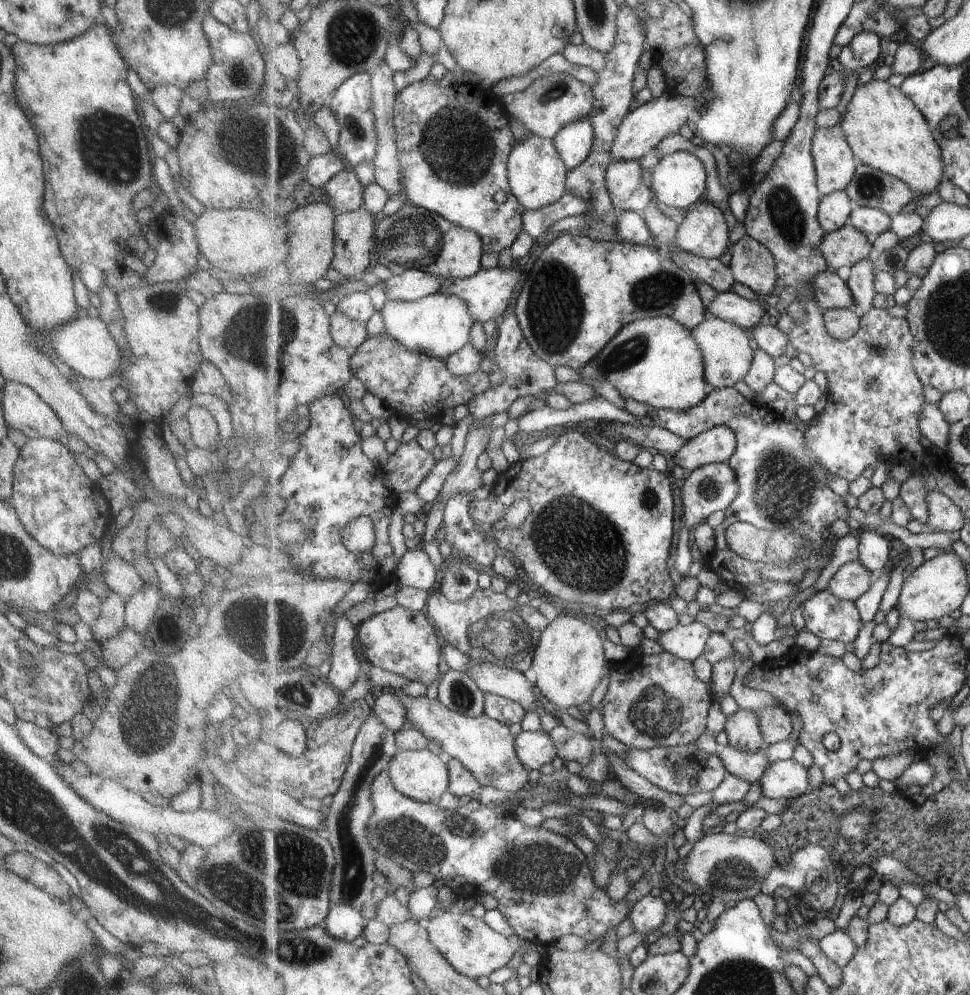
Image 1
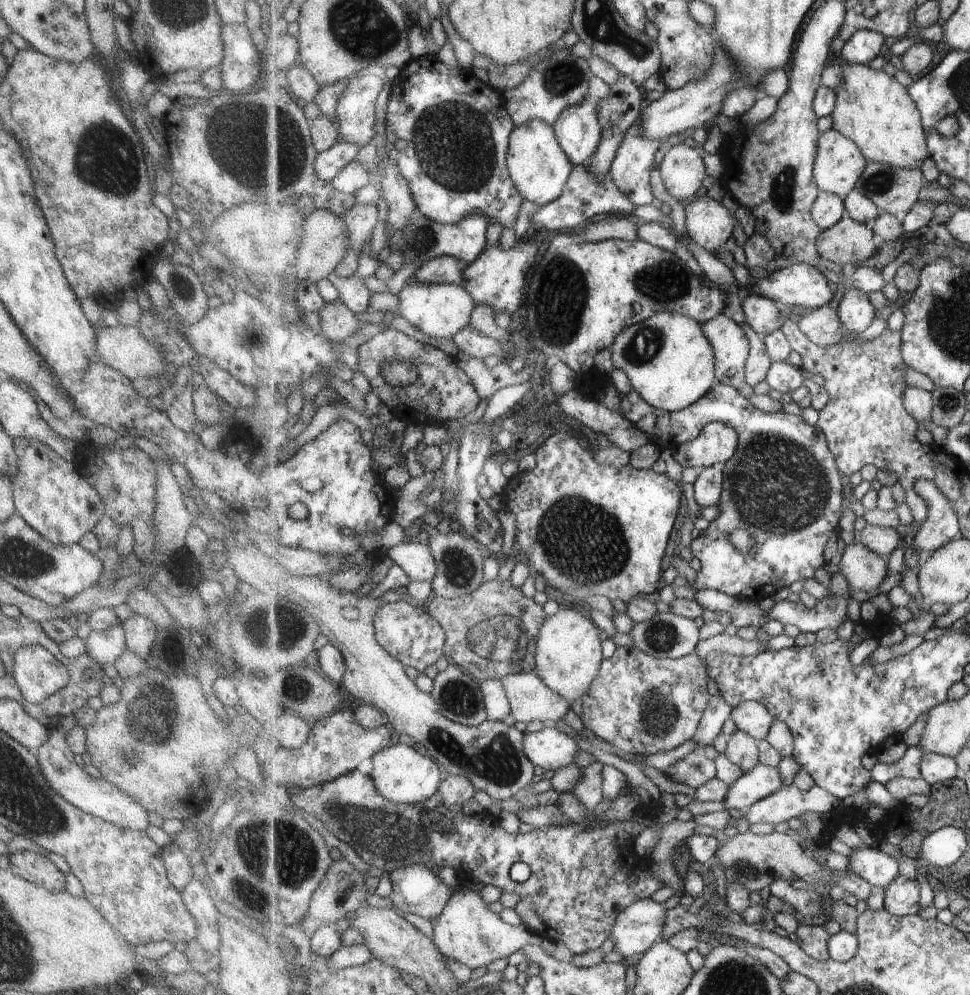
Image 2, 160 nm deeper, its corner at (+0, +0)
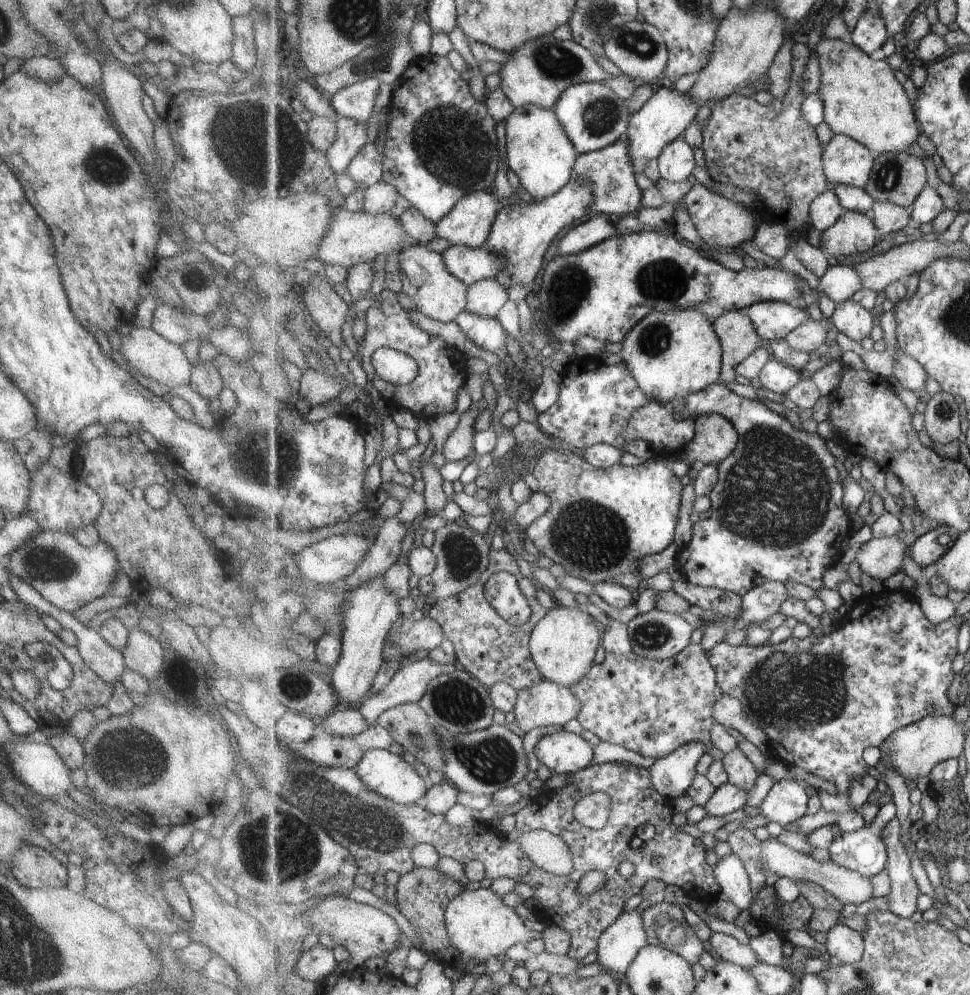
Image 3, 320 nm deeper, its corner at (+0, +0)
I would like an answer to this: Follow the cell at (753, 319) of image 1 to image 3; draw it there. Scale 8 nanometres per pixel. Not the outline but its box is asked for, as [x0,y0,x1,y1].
[747,301,809,343]

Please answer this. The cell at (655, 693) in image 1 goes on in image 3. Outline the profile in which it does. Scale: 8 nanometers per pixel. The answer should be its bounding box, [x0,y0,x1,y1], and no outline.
[570,618,722,759]

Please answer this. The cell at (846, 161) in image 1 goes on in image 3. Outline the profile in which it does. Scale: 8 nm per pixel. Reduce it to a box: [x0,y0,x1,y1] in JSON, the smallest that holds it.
[824,134,876,189]

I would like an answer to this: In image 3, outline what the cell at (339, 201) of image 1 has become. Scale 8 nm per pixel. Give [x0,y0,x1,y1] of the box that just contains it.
[346,144,384,188]

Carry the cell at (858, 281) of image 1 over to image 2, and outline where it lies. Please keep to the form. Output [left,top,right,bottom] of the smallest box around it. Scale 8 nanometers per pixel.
[838,288,877,336]

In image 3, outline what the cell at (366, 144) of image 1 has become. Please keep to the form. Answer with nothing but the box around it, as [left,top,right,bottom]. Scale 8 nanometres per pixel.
[332,78,380,124]

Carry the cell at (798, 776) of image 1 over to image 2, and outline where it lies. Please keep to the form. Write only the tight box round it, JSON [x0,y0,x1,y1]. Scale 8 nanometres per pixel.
[724,764,787,814]

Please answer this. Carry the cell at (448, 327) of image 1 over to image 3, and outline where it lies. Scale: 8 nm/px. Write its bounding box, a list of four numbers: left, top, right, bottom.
[398,245,468,322]

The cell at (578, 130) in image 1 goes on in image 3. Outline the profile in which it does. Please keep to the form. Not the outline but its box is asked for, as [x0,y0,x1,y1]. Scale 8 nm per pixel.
[554,81,632,155]

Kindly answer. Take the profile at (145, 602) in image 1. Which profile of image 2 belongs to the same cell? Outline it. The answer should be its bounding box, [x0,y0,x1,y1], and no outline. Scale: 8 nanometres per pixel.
[121,614,156,661]

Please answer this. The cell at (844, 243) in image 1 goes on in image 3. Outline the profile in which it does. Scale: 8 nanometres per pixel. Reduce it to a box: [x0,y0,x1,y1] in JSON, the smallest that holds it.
[817,211,879,258]

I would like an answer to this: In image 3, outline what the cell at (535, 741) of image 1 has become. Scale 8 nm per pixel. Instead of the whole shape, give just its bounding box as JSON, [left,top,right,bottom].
[534,731,593,775]

